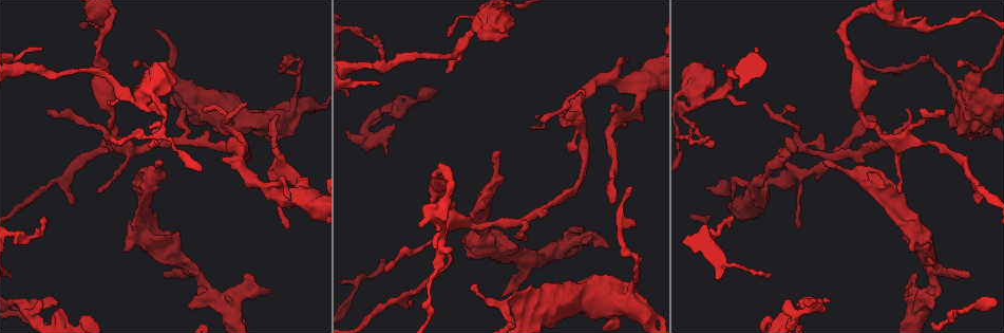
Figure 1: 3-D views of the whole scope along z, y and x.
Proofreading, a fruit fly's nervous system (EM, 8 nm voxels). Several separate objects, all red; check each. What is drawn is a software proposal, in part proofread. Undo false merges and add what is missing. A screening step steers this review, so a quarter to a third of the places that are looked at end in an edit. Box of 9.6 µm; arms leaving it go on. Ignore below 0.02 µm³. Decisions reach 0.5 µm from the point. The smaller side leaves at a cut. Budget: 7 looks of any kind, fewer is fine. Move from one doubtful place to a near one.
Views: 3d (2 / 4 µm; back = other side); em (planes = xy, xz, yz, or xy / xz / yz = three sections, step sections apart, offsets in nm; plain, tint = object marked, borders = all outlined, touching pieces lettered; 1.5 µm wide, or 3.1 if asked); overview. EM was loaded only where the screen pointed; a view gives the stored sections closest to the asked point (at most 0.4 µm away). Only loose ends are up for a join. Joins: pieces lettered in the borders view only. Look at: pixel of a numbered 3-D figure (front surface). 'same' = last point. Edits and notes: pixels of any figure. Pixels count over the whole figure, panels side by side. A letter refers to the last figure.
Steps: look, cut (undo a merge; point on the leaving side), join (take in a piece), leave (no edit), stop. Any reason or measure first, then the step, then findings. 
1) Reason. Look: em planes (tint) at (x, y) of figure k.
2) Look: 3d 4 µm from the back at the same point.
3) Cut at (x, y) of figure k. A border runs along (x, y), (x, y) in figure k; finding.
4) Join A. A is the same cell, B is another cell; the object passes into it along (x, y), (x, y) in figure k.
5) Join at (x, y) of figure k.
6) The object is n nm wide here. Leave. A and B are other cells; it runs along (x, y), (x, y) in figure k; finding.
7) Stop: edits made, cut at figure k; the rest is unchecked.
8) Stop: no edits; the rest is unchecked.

Look: em planes (borders) at (123, 248) of figure 1.

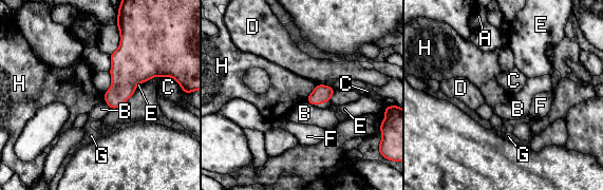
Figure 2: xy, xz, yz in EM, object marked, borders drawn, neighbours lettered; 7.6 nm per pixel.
Leave. A, B, C, D, E, F, G and H are other cells; a border runs along (318, 84), (306, 98) in figure 2; no lettered piece goes on from it.

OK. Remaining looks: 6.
Free end. Look: em xy step 4 (borders) at (384, 271) of figure 1.

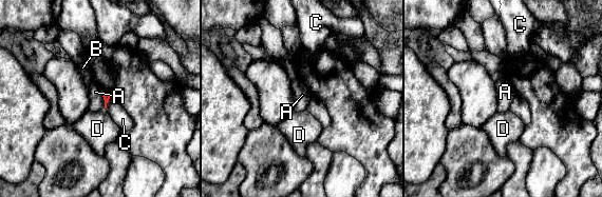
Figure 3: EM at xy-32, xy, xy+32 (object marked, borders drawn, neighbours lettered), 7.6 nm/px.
Look: em planes (borders) at the same point.

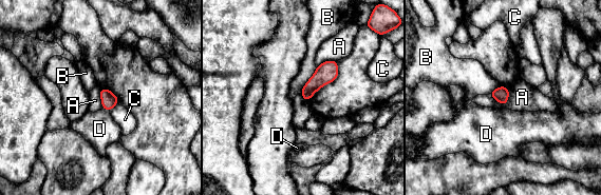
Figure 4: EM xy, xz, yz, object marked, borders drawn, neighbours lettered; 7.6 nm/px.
Leave. A, B, C and D are other cells; none of them fits.

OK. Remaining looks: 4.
Long arm stops here. Look: em xy step 4 (tint) at (871, 115) of figure 1.

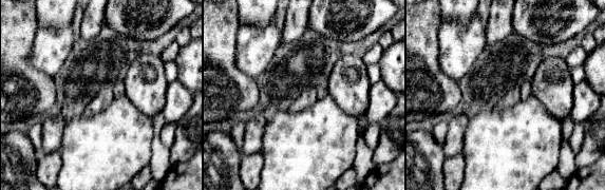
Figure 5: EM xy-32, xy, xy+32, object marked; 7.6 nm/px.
Look: em planes (borders) at the same point.

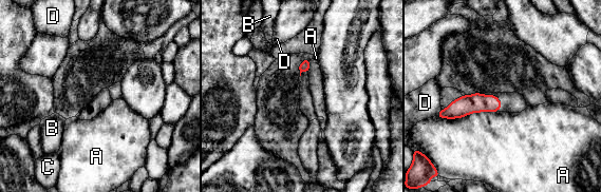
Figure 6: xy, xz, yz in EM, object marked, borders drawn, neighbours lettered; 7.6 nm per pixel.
The longest contact is with A, 460 nm. Leave. A, B, C and D are other cells; a border runs along (496, 111), (452, 118), (436, 116) in figure 6; no lettered piece goes on from it.

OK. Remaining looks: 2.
Stop: no edits; the rest is unchecked.

